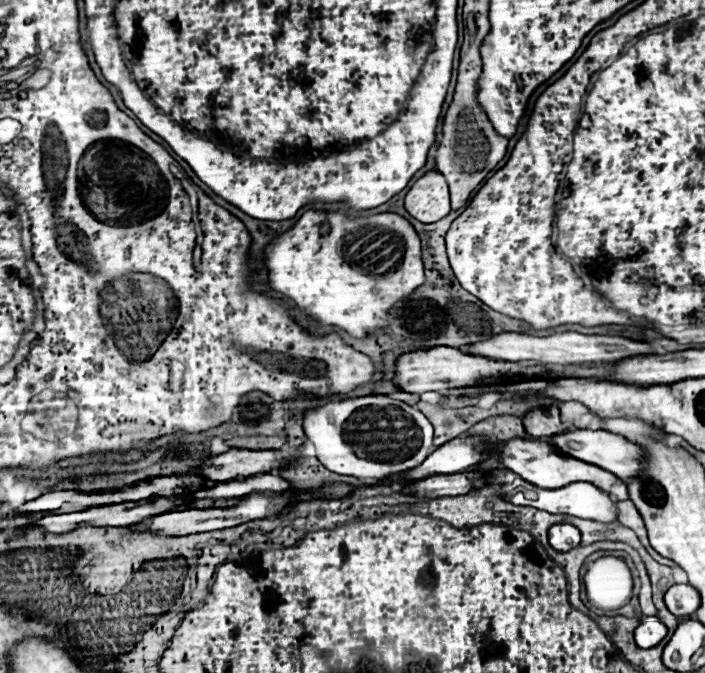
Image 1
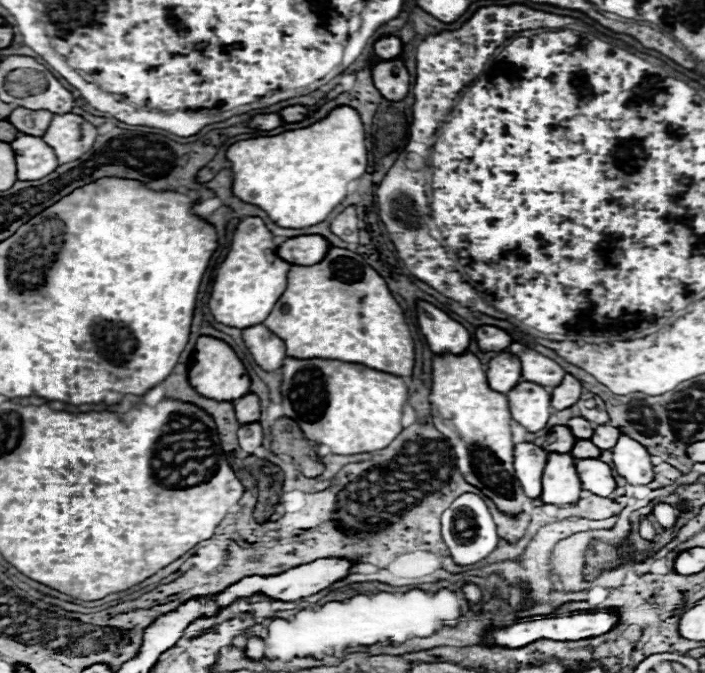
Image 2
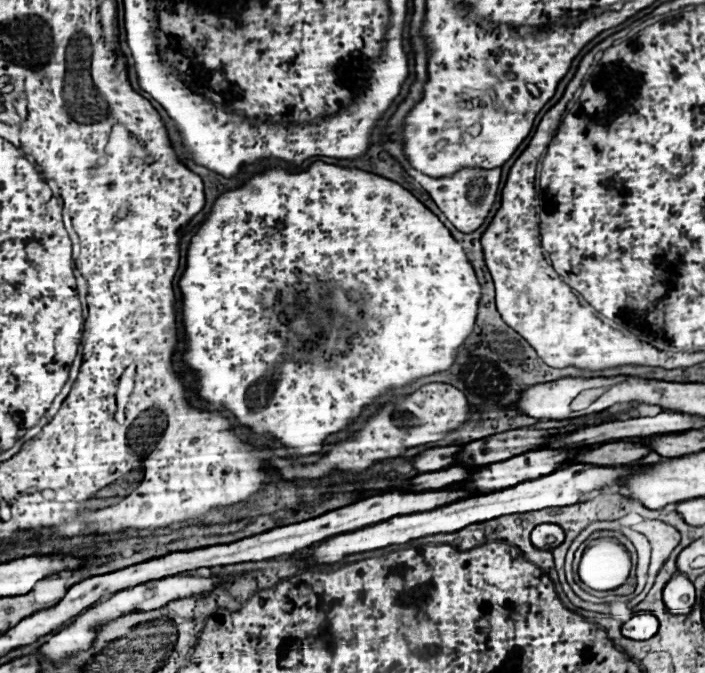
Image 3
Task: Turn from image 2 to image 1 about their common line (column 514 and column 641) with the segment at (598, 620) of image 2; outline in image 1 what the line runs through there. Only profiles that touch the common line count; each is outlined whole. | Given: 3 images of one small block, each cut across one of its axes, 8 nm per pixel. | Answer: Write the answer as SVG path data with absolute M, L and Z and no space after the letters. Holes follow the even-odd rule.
M646 616L642 618L640 626L634 632L634 640L640 648L654 648L656 644L660 644L666 638L668 630L664 628L664 624L660 624L660 620L656 616Z

